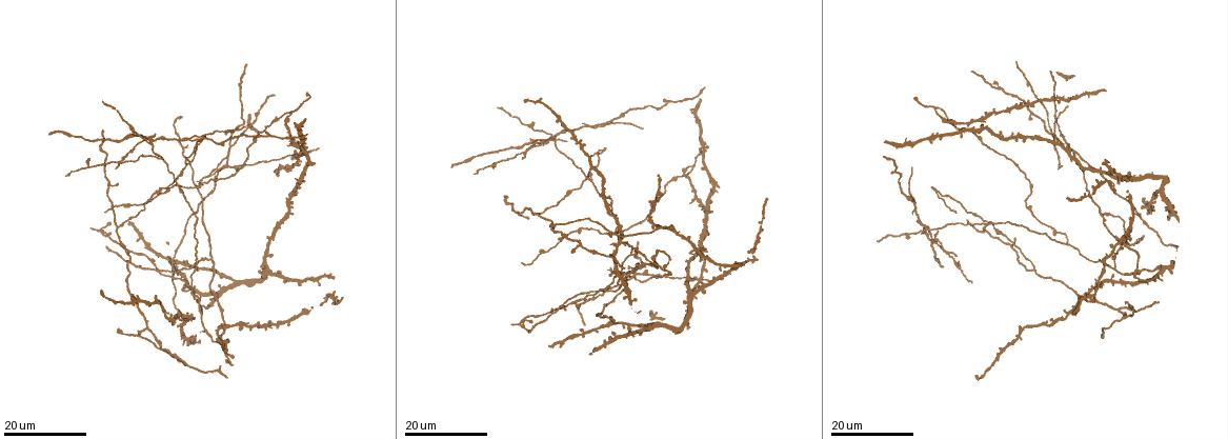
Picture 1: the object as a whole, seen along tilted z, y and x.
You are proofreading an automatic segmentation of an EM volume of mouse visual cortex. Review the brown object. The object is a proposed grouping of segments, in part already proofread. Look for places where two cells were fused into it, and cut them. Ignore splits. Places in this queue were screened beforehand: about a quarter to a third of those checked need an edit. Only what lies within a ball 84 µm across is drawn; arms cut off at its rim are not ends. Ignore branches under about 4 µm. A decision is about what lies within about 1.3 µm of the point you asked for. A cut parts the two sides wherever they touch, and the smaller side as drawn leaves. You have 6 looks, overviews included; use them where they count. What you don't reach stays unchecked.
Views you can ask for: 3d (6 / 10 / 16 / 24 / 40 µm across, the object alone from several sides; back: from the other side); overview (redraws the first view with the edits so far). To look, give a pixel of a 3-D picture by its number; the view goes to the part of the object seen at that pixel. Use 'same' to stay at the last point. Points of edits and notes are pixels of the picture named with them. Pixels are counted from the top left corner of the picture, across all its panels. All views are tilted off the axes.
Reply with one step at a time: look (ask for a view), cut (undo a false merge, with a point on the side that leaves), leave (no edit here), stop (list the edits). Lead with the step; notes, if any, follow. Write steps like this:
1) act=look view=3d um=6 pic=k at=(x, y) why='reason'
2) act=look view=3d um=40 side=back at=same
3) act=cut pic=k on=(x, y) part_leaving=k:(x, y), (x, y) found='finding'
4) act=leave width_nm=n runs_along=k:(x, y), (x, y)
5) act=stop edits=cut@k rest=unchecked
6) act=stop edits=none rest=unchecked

act=look view=3d um=16 pic=1 at=(118, 224) why='arms part here'

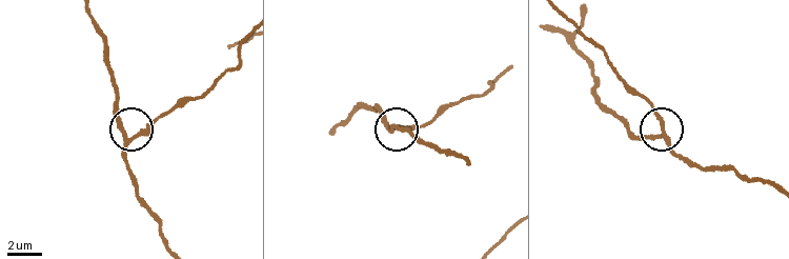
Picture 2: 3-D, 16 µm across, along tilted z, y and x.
act=look view=3d um=6 pic=2 at=(124, 136)

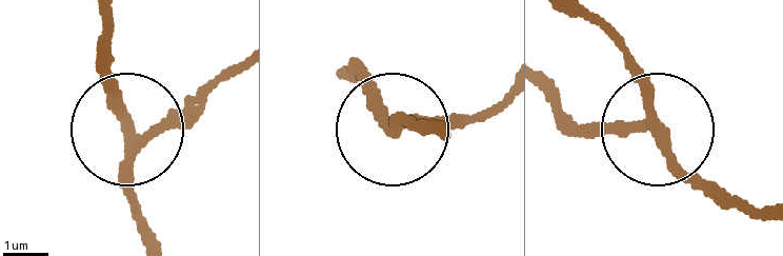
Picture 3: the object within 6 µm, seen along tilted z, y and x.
act=cut pic=3 on=(197, 116) arms=3 found='two cells meet here'

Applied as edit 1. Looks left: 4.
act=look view=3d um=24 pic=1 at=(924, 229) why='looks like a crossing'

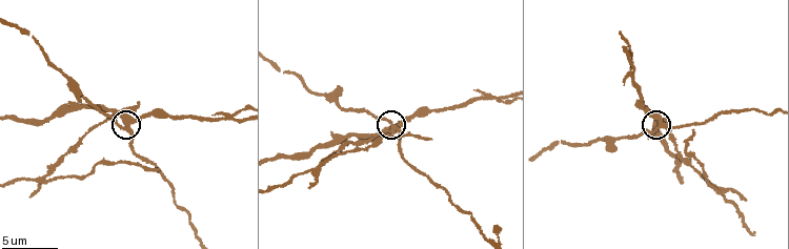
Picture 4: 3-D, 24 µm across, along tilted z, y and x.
act=look view=3d um=10 pic=4 at=(391, 130)

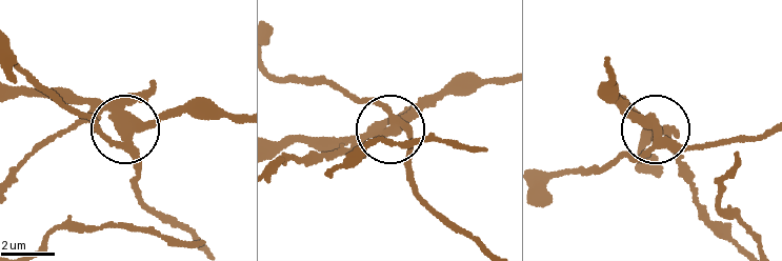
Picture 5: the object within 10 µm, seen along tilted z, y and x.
act=cut pic=5 on=(121, 101) width_nm=320 part_leaving=5:(129, 138), (185, 113), (235, 113) found='two cells meet here'

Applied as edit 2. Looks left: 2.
act=look view=3d um=16 pic=1 at=(694, 294)

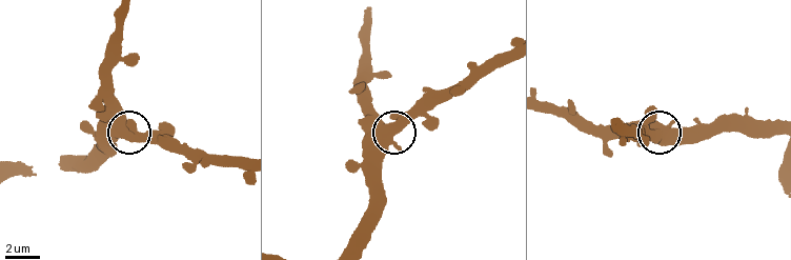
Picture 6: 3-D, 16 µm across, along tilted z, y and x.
act=look view=3d um=10 pic=6 at=(395, 128)

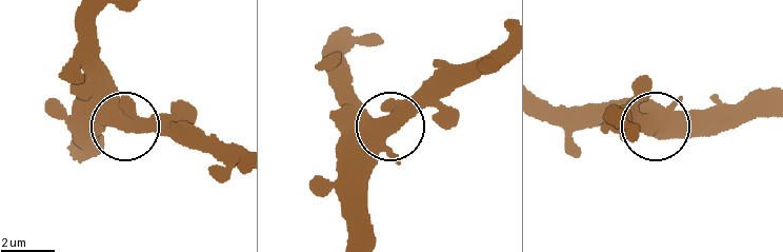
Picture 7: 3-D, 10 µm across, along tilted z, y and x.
act=leave found='continuous, no second cell'

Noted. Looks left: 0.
act=stop edits=cut@3,cut@5 rest=unchecked

